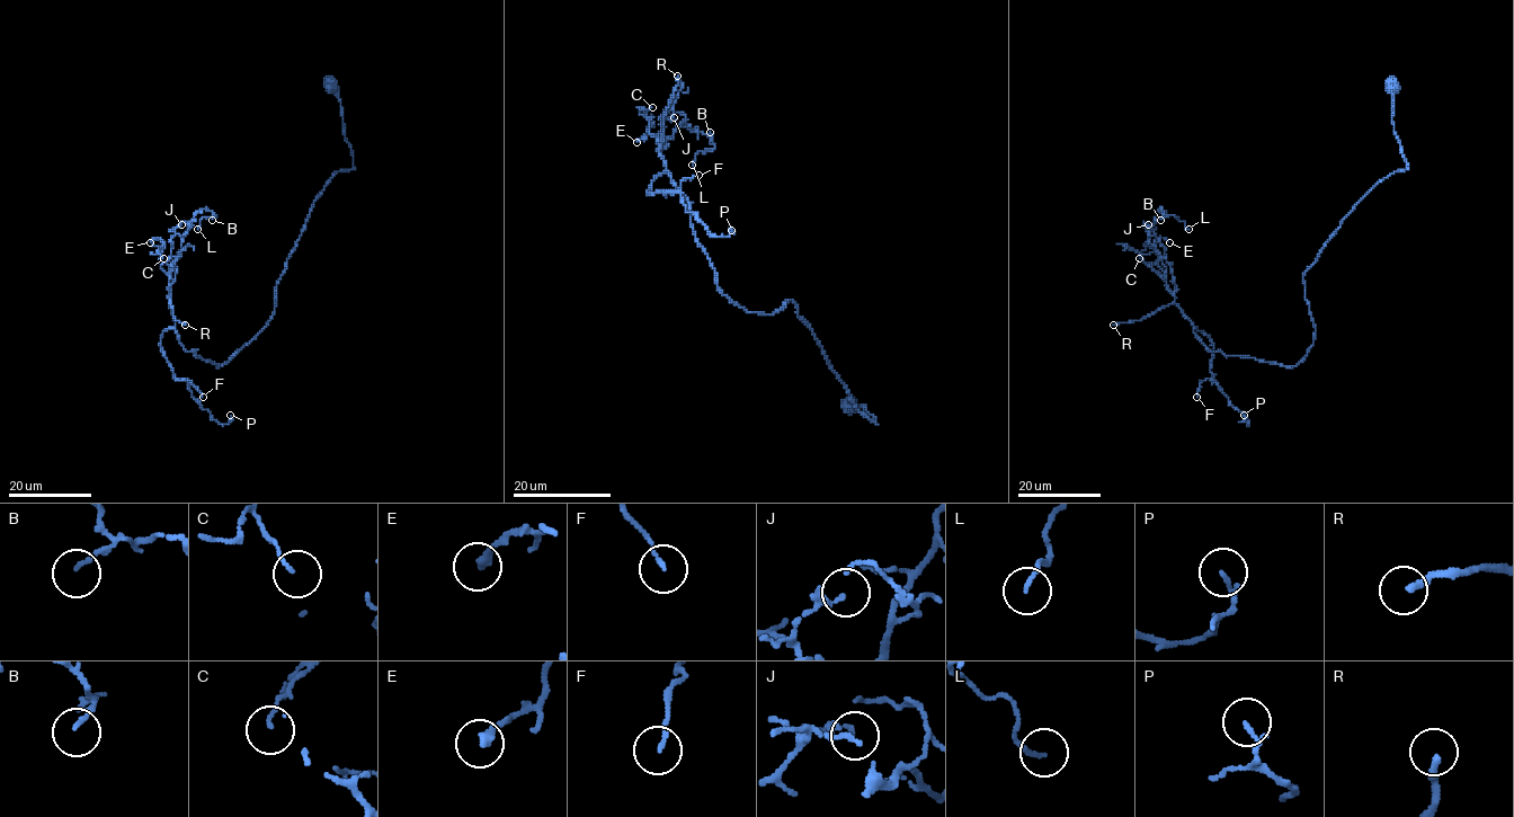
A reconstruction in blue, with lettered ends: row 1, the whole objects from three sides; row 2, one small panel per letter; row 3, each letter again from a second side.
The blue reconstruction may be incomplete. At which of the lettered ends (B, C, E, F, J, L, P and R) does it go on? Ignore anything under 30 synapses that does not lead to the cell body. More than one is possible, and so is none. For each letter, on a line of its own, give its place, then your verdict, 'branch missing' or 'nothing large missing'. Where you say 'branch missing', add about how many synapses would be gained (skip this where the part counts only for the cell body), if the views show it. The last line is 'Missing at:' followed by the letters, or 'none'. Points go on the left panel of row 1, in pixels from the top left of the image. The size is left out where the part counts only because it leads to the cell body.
B: (212, 220) | nothing large missing
C: (163, 258) | nothing large missing
E: (150, 242) | nothing large missing
F: (203, 397) | nothing large missing
J: (181, 224) | nothing large missing
L: (197, 229) | nothing large missing
P: (230, 415) | nothing large missing
R: (185, 325) | branch missing | 60 syn
Missing at: R

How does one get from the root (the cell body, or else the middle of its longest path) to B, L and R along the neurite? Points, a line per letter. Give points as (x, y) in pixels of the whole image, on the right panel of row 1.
B: (1394, 85), (1407, 168), (1306, 272), (1315, 336), (1296, 365), (1204, 345), (1160, 220)
L: (1394, 85), (1407, 168), (1306, 272), (1315, 336), (1296, 365), (1196, 336), (1152, 225), (1160, 209), (1189, 229)
R: (1394, 85), (1407, 168), (1372, 188), (1306, 272), (1315, 336), (1296, 365), (1211, 352), (1173, 303), (1113, 325)

